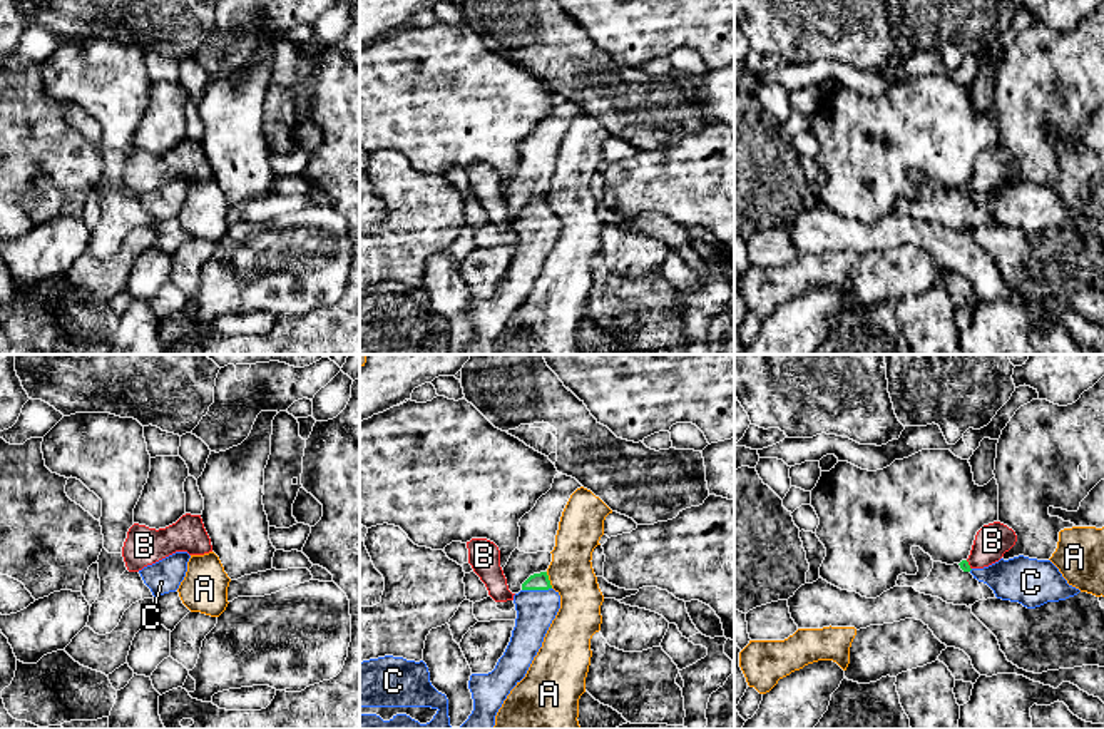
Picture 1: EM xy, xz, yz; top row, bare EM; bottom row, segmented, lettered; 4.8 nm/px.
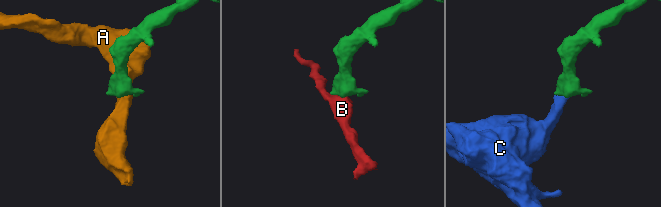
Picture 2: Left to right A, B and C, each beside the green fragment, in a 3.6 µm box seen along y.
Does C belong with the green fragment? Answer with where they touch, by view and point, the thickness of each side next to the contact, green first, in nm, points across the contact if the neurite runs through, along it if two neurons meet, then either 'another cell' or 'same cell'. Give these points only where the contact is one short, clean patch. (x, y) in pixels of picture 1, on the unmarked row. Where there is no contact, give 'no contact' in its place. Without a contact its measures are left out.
xz (536, 214) | 80/190 nm | across xz (541, 206), (536, 214), (536, 234) | same cell

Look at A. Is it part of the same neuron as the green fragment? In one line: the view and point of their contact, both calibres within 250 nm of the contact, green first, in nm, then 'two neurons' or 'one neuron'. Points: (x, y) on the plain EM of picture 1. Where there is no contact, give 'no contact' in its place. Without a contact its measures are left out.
xz (549, 206) | 80/220 nm | two neurons

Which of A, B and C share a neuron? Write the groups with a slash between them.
A / B / C

